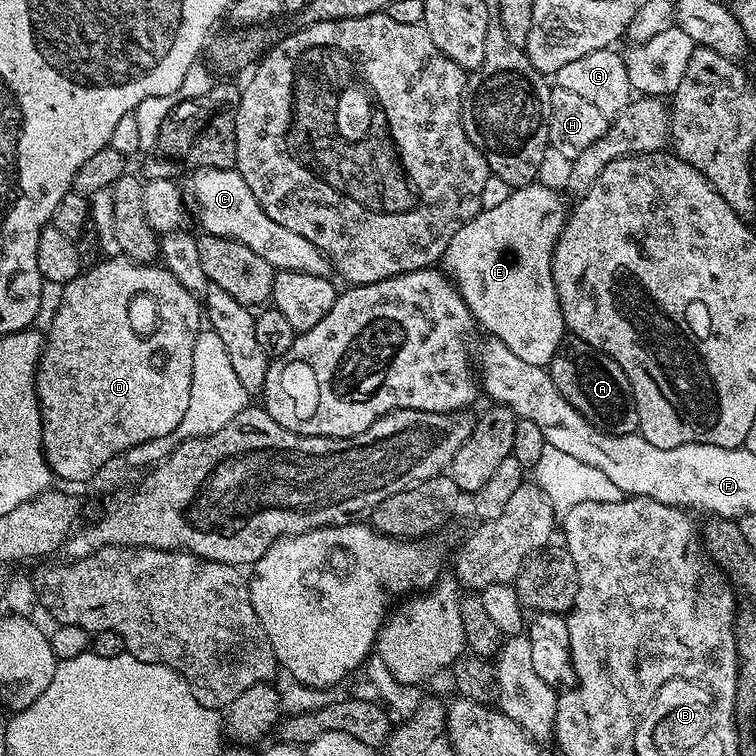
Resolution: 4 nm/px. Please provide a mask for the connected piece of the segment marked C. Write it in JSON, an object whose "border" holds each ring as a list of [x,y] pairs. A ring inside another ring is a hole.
{"border":[[[235,167],[196,170],[192,175],[192,196],[196,199],[196,208],[200,211],[200,224],[209,236],[221,236],[242,242],[242,246],[250,246],[254,254],[266,258],[274,270],[281,272],[305,272],[328,276],[330,265],[328,257],[319,252],[313,244],[306,242],[300,234],[286,230],[286,226],[278,226],[262,206],[250,194],[250,186],[237,172]]]}

